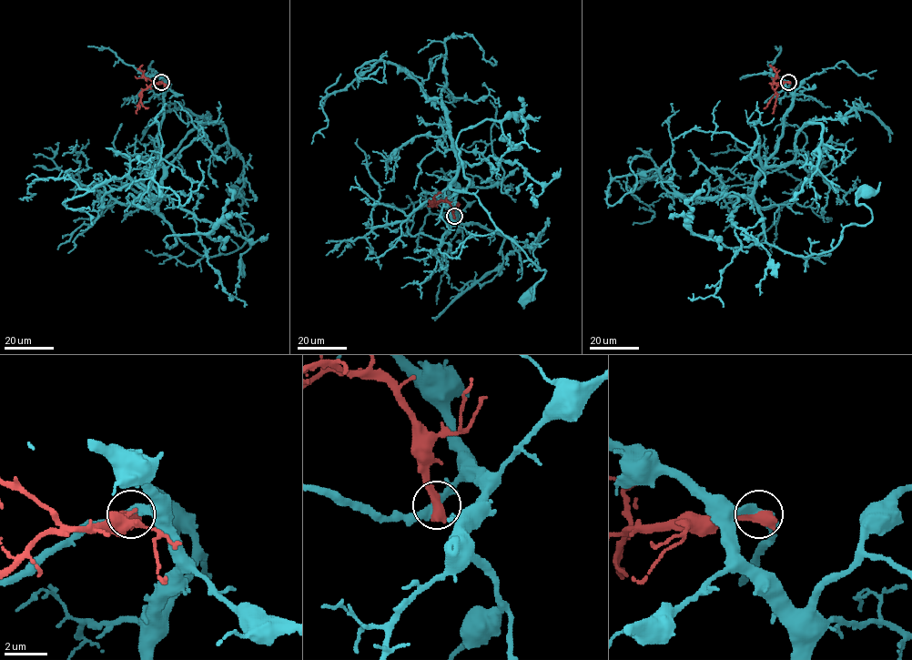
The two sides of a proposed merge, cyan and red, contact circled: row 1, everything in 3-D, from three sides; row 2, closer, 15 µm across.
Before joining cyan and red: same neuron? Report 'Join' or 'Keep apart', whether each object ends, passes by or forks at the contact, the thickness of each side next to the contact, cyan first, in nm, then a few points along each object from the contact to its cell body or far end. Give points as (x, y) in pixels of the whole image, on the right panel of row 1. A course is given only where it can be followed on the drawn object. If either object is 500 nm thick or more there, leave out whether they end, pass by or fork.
Keep apart. Thickness 340 nm (cyan) against 600 nm. Course of cyan: (788, 82), (754, 194), (765, 240), (829, 251), (872, 219), (856, 200), (868, 193). Course of red: (788, 82), (774, 84), (773, 88), (776, 94), (772, 114)

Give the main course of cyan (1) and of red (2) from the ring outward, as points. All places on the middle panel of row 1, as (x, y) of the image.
1: (454, 217), (453, 181), (450, 187), (473, 193), (493, 224), (545, 270), (533, 299), (535, 284), (528, 296)
2: (454, 217), (452, 207), (447, 201), (438, 200), (432, 205), (430, 199)

